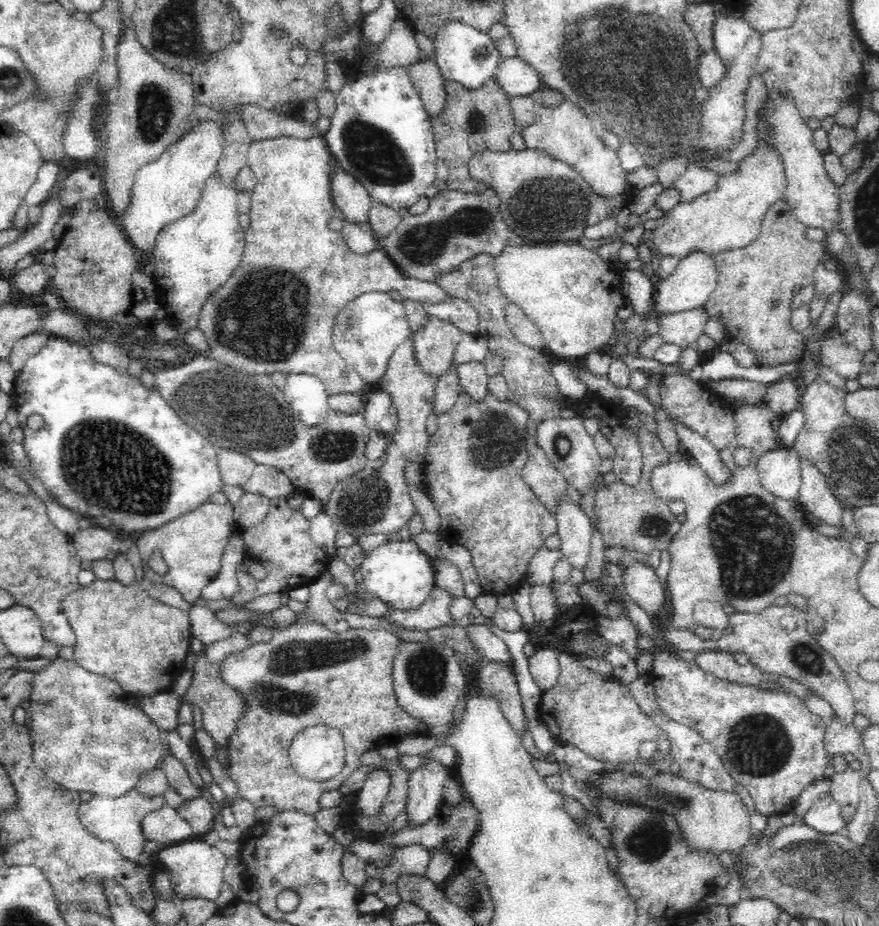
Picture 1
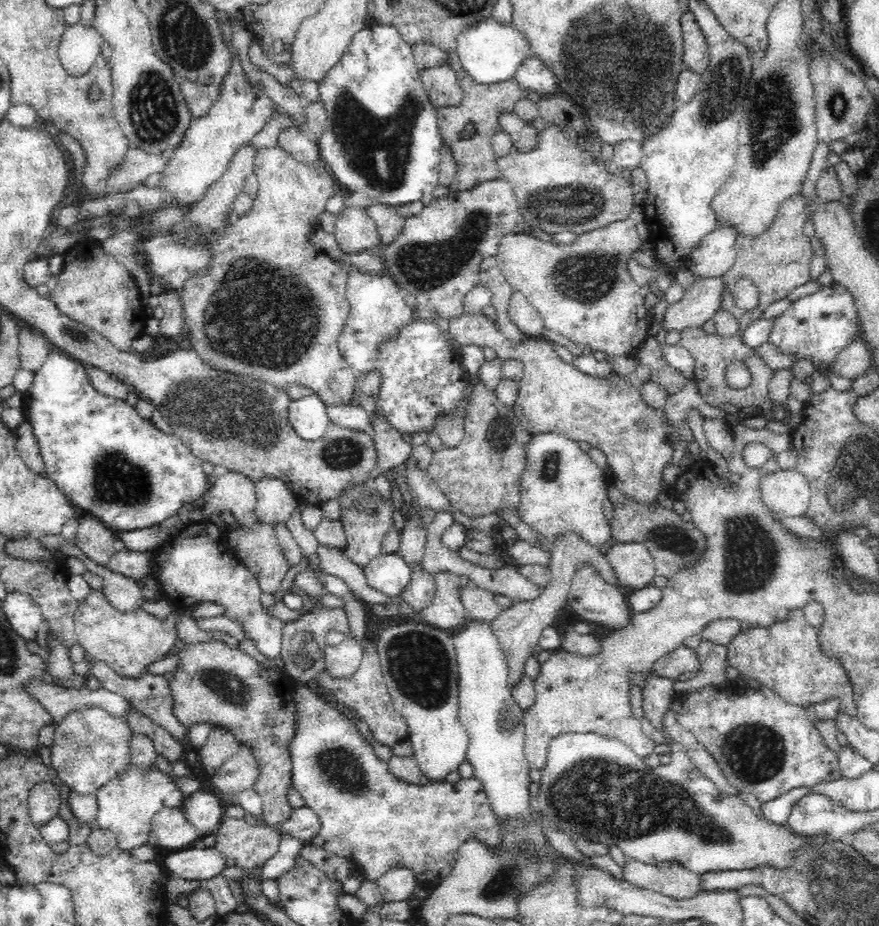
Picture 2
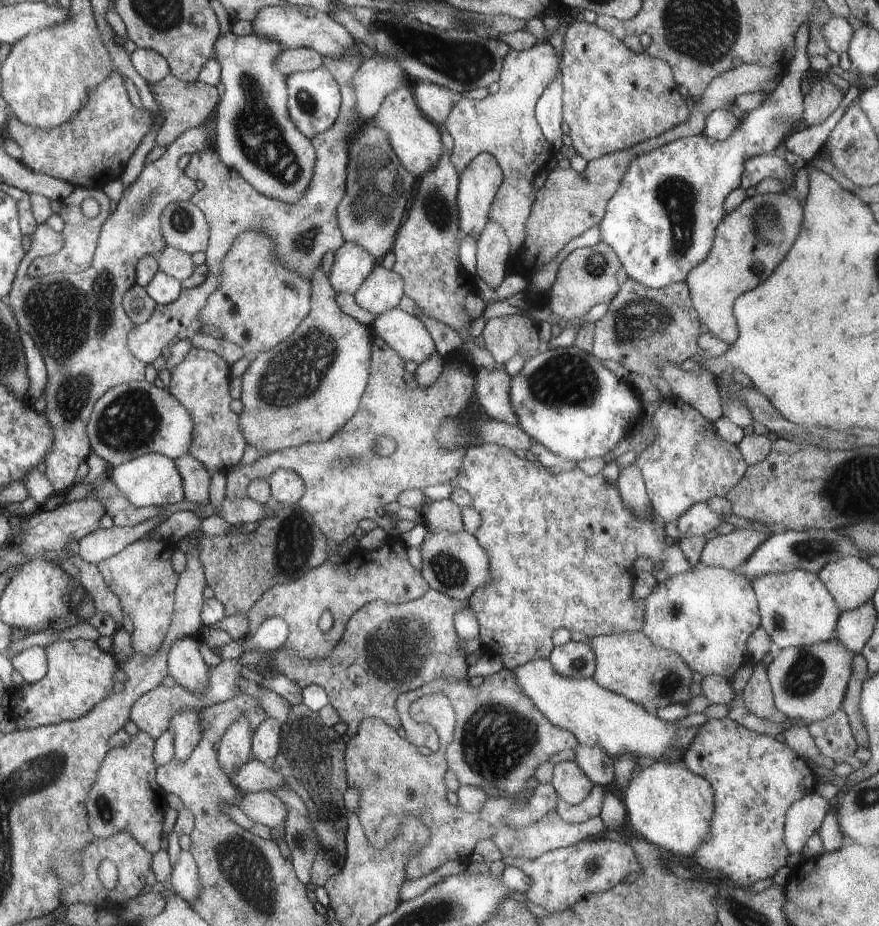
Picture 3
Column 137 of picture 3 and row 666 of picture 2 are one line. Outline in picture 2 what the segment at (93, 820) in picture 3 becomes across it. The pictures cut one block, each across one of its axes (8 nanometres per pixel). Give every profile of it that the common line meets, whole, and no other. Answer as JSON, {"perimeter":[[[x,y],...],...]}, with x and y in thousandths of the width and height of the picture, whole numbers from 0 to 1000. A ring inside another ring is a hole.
{"perimeter":[[[899,659],[894,672],[881,672],[876,678],[849,678],[828,698],[828,717],[837,721],[844,732],[860,732],[869,743],[876,743],[890,752],[894,760],[915,765],[917,760],[931,760],[942,754],[956,754],[956,767],[965,773],[976,773],[976,760],[972,743],[956,713],[937,708],[931,693],[931,678],[922,676],[915,659]]]}

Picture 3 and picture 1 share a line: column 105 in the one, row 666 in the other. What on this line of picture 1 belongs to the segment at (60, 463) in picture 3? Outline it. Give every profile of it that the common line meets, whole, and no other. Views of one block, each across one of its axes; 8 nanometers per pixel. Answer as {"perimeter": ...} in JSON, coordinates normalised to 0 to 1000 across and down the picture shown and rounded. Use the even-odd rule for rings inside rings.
{"perimeter":[[[350,674],[344,678],[328,678],[312,683],[309,693],[287,695],[278,702],[262,704],[253,717],[253,732],[257,741],[268,743],[280,754],[280,769],[271,778],[264,790],[264,808],[259,810],[259,836],[273,849],[275,864],[284,864],[291,873],[309,870],[316,877],[344,877],[359,881],[364,877],[362,862],[369,855],[387,853],[389,844],[396,842],[410,827],[410,816],[419,810],[430,810],[432,806],[451,806],[460,797],[473,797],[485,790],[480,778],[471,778],[464,769],[453,762],[446,717],[457,700],[457,693],[439,680],[394,680],[391,685],[373,683],[366,674]],[[373,784],[385,786],[394,801],[394,827],[387,836],[371,844],[355,844],[344,840],[330,821],[330,803],[337,793],[346,786]]]}

